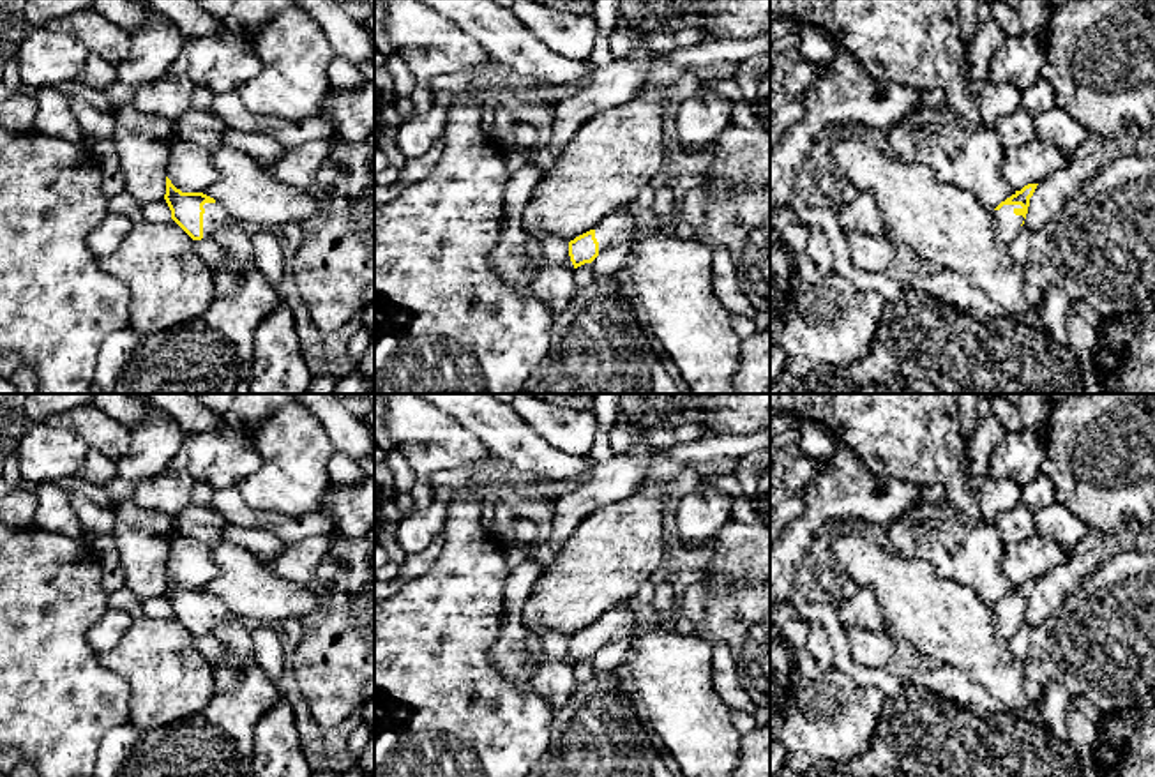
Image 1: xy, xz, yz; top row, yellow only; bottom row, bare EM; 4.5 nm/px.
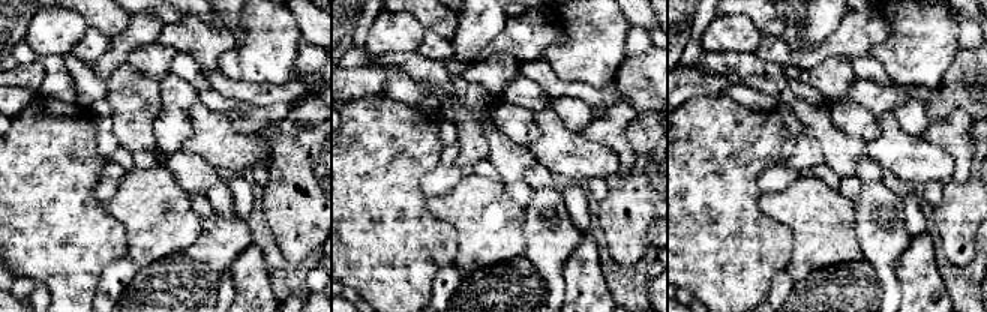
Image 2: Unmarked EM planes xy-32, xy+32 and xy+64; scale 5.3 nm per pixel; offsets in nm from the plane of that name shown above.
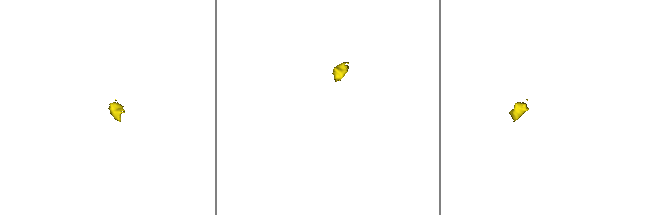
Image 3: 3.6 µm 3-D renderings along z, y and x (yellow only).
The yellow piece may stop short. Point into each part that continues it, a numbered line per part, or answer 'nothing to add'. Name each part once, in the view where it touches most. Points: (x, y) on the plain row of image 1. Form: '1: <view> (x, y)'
1: yz (1007, 618)

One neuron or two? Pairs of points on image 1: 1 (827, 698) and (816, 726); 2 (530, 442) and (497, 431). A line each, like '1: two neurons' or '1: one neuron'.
1: one neuron
2: one neuron

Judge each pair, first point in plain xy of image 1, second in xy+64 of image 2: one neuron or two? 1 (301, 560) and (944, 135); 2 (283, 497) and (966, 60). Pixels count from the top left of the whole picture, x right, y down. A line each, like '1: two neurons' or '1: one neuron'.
1: one neuron
2: two neurons

